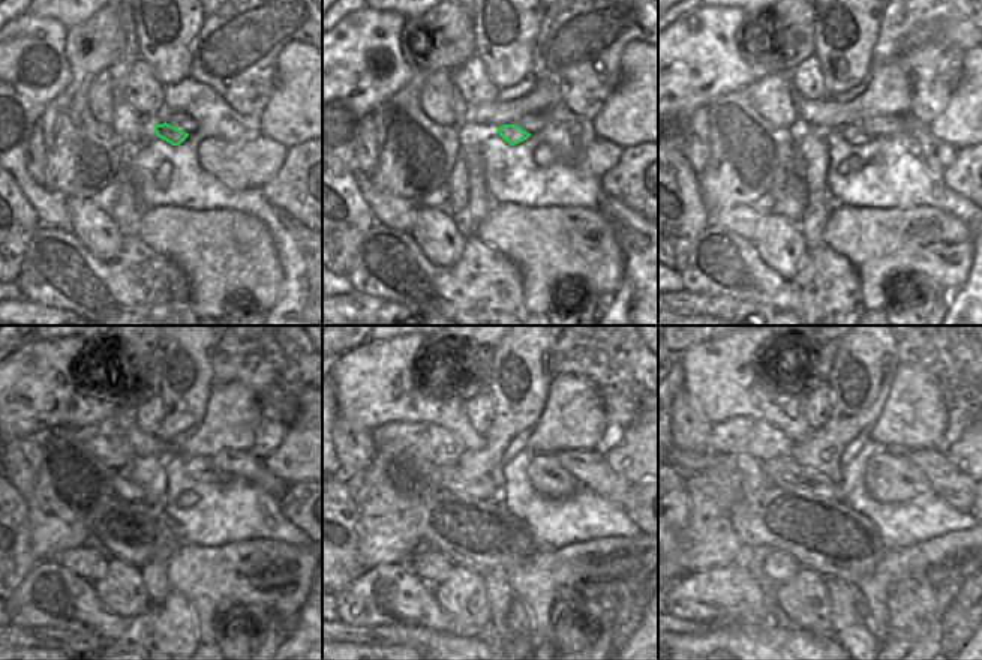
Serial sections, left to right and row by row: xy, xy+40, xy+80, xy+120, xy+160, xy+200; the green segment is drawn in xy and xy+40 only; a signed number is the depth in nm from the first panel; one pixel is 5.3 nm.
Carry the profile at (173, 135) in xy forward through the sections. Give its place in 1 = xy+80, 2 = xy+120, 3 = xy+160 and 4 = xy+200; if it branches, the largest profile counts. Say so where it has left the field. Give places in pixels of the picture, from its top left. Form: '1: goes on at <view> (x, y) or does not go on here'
1: goes on at xy+80 (853, 134)
2: goes on at xy+120 (198, 468)
3: goes on at xy+160 (544, 473)
4: goes on at xy+200 (889, 477)

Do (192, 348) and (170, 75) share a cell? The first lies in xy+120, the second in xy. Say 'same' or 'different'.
same

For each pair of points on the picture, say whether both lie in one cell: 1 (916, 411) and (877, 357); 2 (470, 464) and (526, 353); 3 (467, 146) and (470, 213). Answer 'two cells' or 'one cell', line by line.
1: two cells
2: one cell
3: one cell

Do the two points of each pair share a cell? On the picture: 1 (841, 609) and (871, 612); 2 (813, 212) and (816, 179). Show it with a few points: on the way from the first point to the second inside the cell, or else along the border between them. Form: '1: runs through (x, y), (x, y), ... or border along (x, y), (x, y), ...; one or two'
1: border along (855, 587), (864, 606), (867, 626), (879, 641); two
2: runs through (816, 204), (816, 186); one

